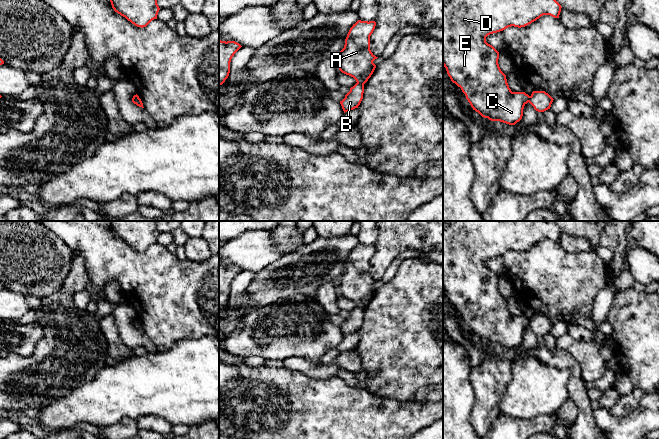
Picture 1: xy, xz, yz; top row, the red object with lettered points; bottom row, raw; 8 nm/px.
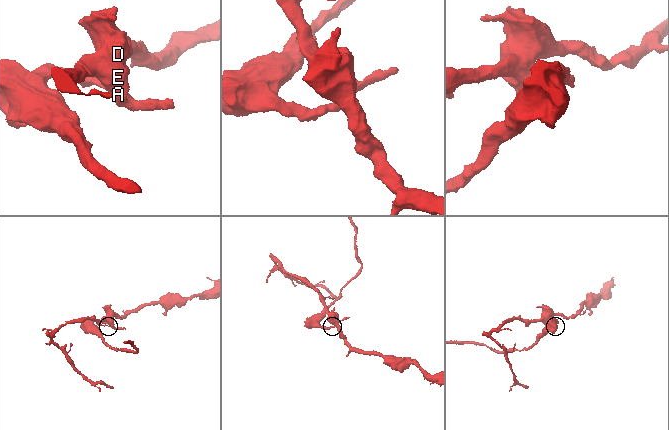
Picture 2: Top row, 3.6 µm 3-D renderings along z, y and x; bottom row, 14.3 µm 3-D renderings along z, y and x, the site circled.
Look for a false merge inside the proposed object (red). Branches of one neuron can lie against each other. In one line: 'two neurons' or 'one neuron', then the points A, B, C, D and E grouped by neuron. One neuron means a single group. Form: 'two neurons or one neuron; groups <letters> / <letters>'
two neurons; groups A C D E / B

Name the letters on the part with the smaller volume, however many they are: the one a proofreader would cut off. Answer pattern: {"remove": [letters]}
{"remove": ["B"]}

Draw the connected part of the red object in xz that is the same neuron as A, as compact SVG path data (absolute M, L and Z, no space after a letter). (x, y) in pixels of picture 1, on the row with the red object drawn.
M358 20L353 24L345 39L344 48L340 51L337 58L339 70L344 74L353 77L357 83L363 85L368 81L376 68L373 61L378 57L370 50L370 36L373 33L375 26L375 21L368 22Z

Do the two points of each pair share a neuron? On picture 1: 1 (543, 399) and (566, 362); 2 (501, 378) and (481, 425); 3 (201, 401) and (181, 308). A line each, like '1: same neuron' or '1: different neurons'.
1: different neurons
2: same neuron
3: different neurons

